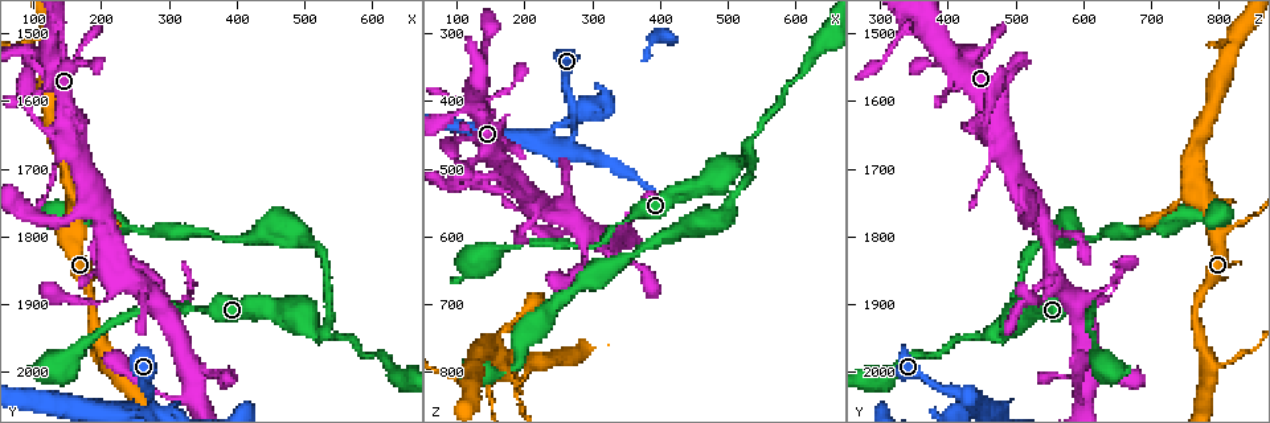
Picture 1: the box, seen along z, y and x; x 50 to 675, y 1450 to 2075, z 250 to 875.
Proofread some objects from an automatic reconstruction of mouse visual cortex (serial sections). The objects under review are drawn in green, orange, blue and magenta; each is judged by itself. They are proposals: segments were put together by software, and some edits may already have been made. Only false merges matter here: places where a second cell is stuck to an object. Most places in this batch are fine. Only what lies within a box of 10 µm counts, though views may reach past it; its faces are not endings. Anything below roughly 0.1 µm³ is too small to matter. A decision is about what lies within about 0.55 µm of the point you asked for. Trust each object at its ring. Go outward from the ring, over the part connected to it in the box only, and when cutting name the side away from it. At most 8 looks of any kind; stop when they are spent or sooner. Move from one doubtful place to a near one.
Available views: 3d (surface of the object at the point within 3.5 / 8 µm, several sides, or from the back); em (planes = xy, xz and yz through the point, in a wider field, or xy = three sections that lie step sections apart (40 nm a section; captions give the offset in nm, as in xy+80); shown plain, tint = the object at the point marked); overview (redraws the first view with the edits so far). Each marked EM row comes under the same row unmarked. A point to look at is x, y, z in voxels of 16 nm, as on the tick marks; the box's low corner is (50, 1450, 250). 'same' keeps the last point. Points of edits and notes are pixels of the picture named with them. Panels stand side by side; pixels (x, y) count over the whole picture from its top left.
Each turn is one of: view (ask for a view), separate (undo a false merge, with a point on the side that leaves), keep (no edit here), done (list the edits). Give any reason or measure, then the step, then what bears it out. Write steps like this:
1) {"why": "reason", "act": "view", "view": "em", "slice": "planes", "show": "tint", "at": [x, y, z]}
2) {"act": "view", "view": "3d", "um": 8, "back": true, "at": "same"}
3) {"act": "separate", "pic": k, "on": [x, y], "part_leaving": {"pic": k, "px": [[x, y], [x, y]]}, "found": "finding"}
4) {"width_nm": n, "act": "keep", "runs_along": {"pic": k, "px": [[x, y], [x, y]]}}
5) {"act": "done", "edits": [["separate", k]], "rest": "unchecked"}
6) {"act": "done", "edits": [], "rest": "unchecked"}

{"why": "arms part here", "act": "view", "view": "3d", "um": 8, "at": [100, 1765, 525]}

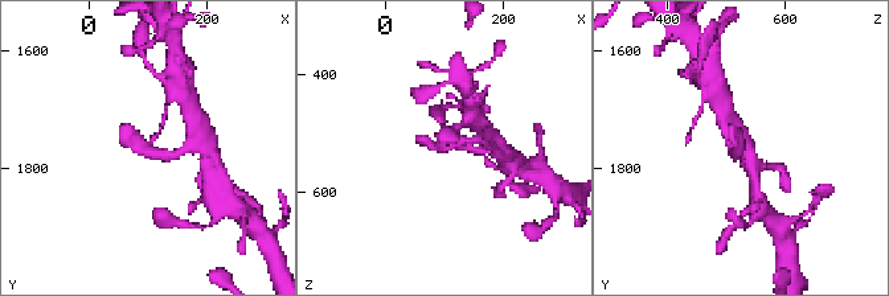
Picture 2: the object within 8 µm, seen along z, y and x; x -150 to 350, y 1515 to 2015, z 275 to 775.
{"act": "view", "view": "3d", "um": 3.5, "back": true, "at": "same"}

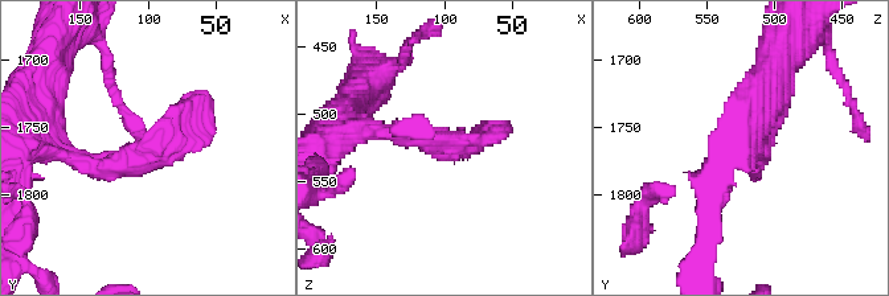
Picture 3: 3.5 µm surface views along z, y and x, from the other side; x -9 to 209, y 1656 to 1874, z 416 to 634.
{"arms": 3, "arm_widths_nm": [200, 200, 250], "act": "view", "view": "em", "slice": "xy", "step": 1, "show": "tint", "at": [98, 1770, 522]}

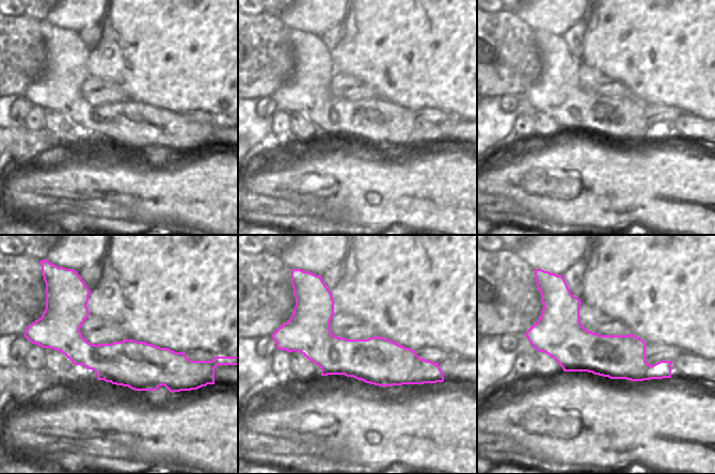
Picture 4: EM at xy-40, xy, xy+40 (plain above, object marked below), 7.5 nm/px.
{"act": "keep", "runs_along": {"pic": 3, "px": [[68, 153], [140, 157], [209, 101]]}, "found": "one cell here"}

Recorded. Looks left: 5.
{"act": "view", "view": "3d", "um": 3.5, "back": true, "at": [275, 2035, 420]}

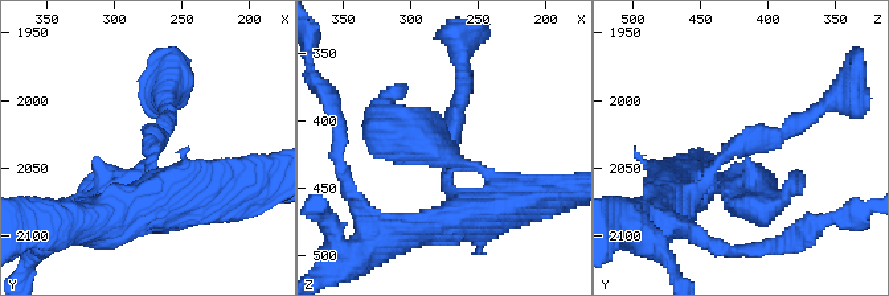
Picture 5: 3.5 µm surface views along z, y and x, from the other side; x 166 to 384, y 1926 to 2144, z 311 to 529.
{"arms": 3, "arm_widths_nm": [200, 200, 500], "why": "need the tissue", "act": "view", "view": "em", "slice": "planes", "show": "tint", "at": [270, 2034, 422]}

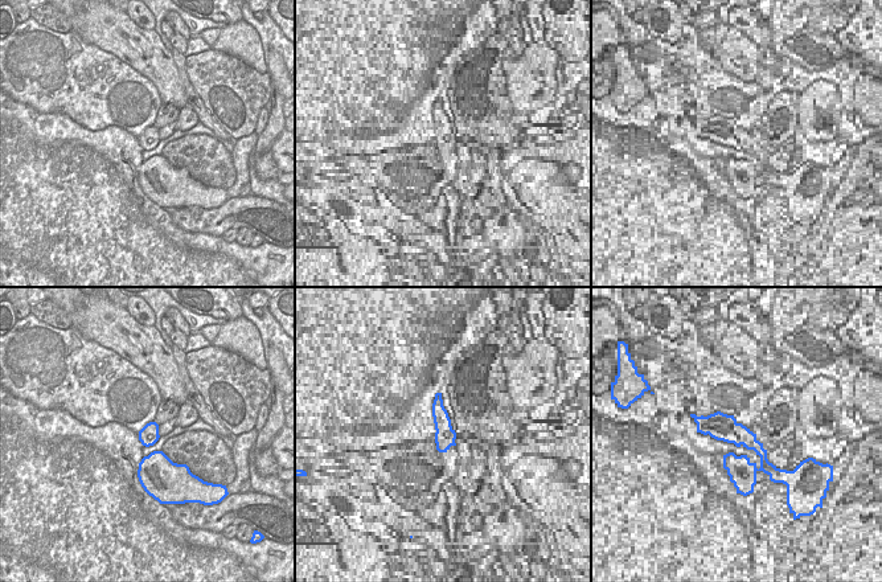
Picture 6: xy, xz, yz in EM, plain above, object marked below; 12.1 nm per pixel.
{"act": "keep", "runs_along": {"pic": 5, "px": [[814, 112], [732, 146], [681, 198]]}, "found": "continuous, no second cell"}

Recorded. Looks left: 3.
{"why": "two arms in line, one across", "act": "view", "view": "3d", "um": 8, "at": [525, 1945, 470]}

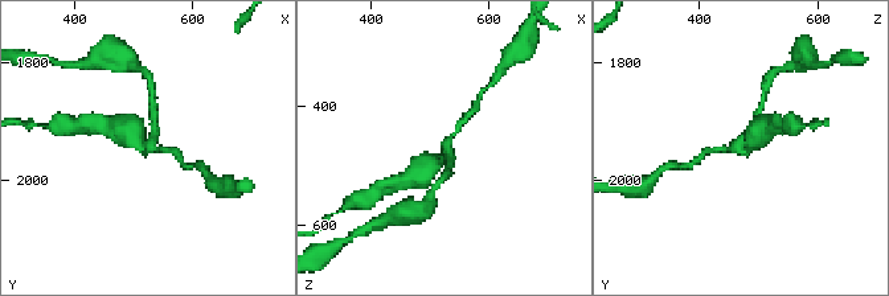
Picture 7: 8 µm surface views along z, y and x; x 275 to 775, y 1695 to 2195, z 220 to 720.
{"arms": 3, "arm_widths_nm": [200, 200, 600], "act": "view", "view": "em", "slice": "xy", "step": 1, "show": "tint", "at": "same"}

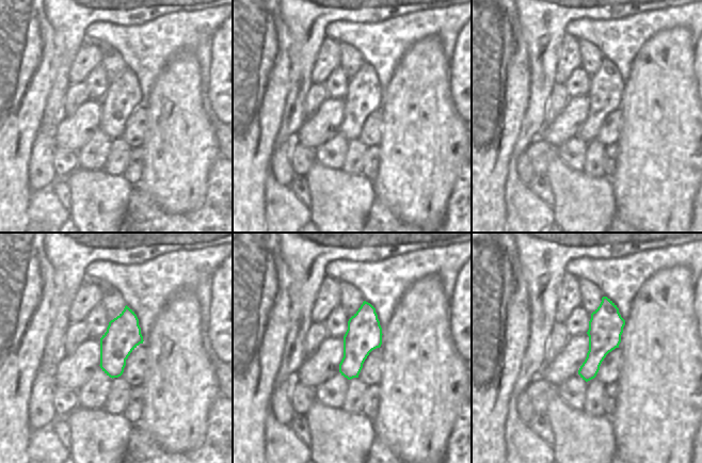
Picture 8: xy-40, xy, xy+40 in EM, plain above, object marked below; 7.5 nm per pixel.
{"width_nm": 260, "act": "keep", "found": "one cell here"}

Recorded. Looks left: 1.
{"act": "done", "edits": [], "rest": "unchecked"}

